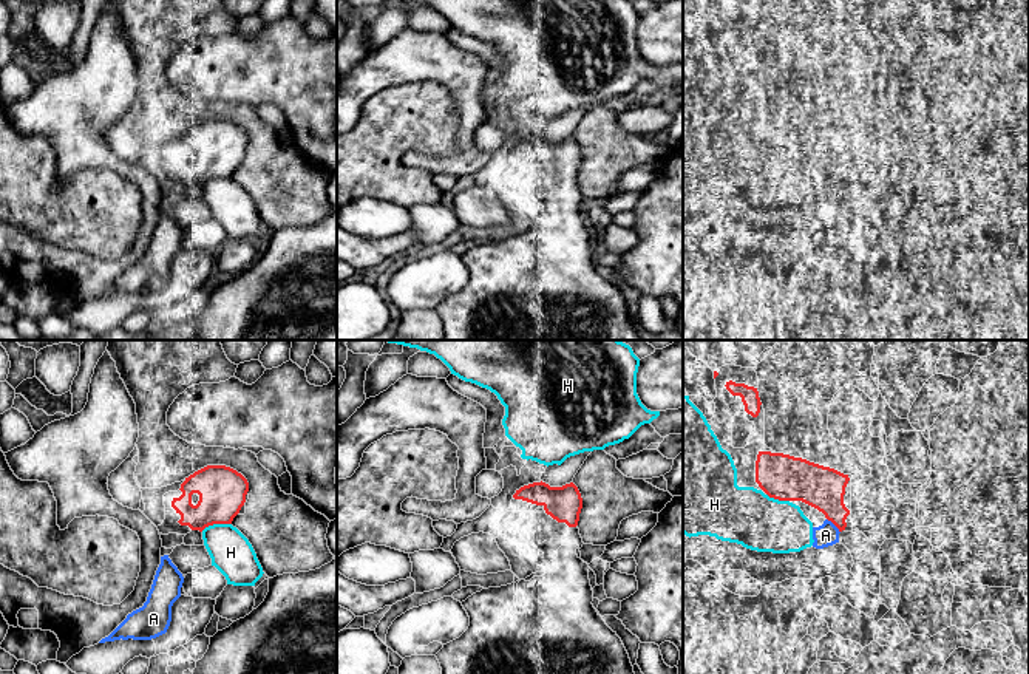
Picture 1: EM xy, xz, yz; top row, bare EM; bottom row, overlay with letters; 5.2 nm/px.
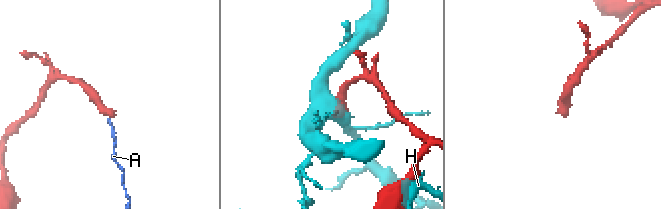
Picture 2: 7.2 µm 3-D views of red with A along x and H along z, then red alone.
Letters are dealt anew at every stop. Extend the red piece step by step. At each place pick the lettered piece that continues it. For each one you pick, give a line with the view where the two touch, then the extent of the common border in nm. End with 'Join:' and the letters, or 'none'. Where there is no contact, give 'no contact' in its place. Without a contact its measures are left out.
Join: none

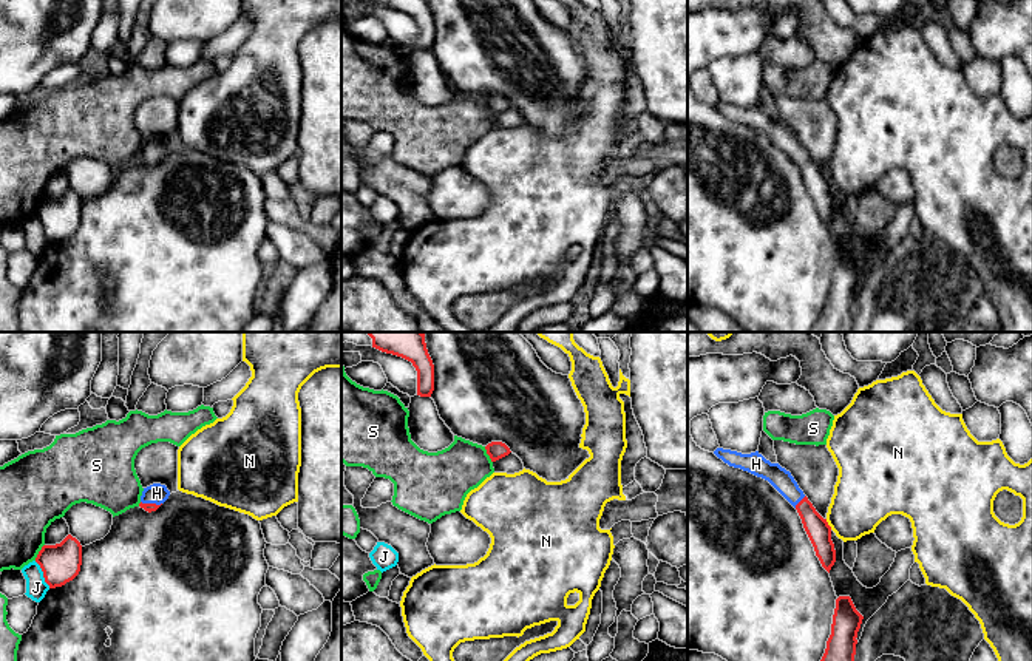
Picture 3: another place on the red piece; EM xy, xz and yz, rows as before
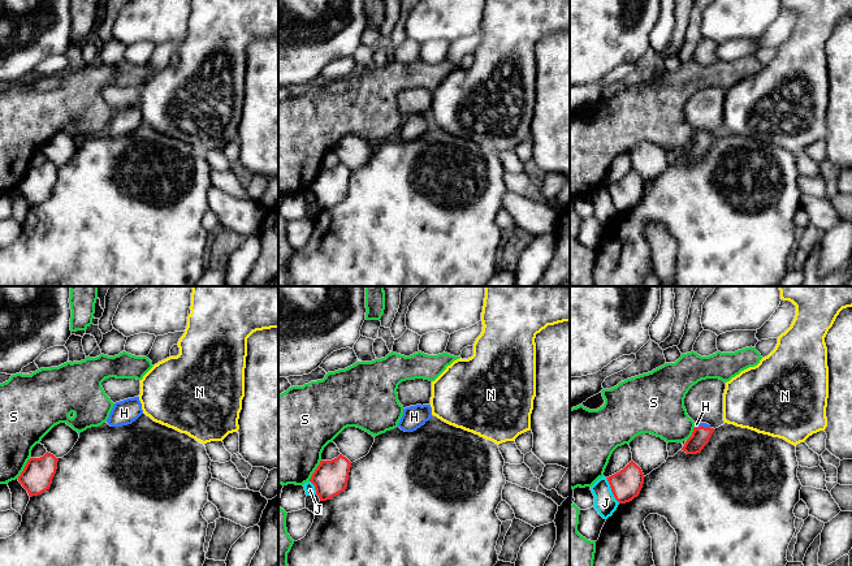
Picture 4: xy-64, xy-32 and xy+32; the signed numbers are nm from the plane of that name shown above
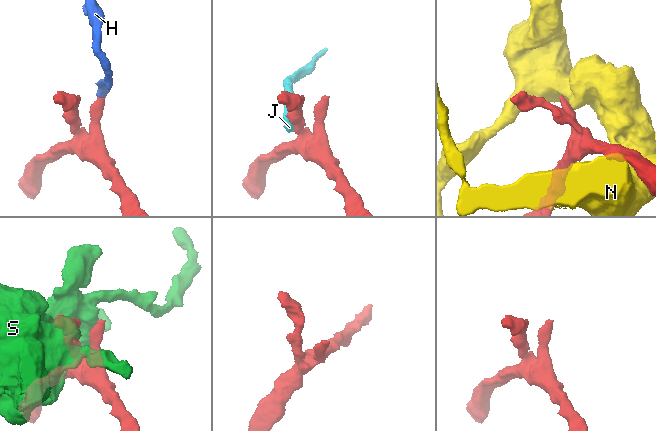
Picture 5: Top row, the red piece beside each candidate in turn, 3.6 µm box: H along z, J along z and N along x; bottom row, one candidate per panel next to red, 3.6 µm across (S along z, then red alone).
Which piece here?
H: contact in yz; length 90 nm
Join: H

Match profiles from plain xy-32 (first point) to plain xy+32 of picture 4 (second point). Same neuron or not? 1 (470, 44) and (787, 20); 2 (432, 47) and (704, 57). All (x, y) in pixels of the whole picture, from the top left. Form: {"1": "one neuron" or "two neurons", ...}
{"1": "one neuron", "2": "two neurons"}

